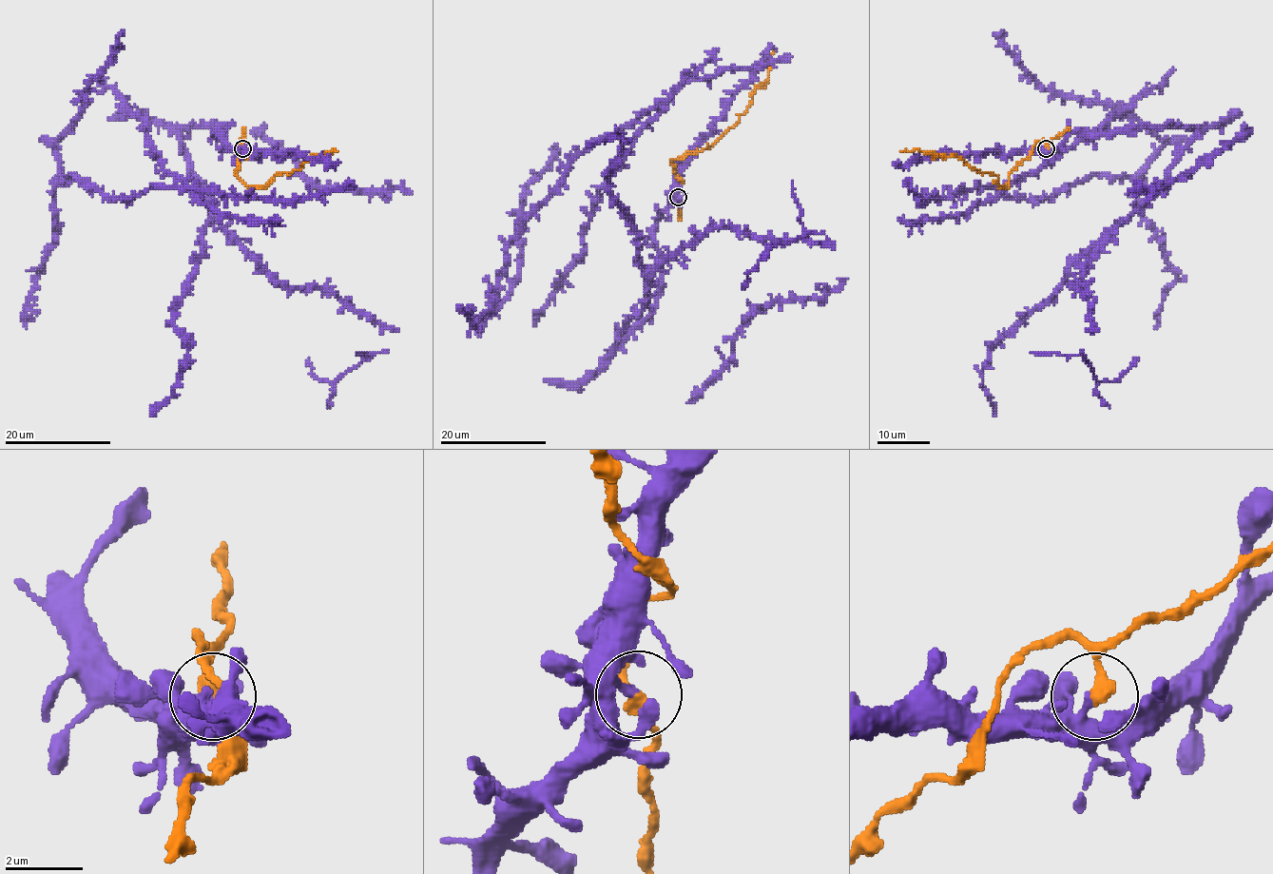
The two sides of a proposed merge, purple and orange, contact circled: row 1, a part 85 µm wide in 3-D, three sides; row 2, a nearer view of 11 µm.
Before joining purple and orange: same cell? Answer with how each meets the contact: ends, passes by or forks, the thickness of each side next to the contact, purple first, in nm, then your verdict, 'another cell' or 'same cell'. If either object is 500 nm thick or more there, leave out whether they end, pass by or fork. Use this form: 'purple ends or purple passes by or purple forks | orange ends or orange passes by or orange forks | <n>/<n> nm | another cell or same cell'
purple ends | orange ends | 240/400 nm | another cell

